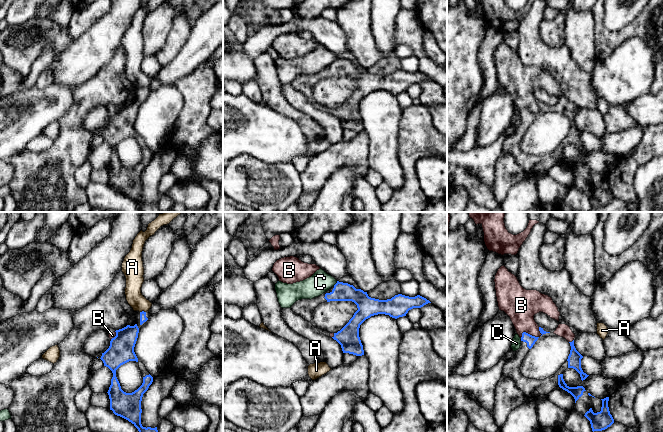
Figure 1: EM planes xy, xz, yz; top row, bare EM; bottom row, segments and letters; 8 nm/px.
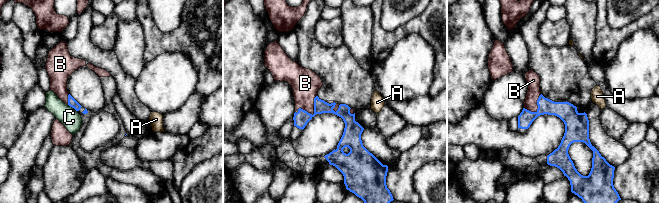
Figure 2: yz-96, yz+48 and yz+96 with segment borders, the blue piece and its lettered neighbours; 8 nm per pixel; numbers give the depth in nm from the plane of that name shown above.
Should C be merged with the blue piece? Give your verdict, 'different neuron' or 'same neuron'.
different neuron

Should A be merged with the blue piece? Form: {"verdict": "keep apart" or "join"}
{"verdict": "keep apart"}

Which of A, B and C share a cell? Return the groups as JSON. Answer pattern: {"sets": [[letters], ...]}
{"sets": [["A"], ["B"], ["C"]]}

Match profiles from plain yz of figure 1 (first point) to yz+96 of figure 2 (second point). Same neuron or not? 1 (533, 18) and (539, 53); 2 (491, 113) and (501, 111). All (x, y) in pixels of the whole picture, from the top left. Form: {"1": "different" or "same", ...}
{"1": "same", "2": "same"}

